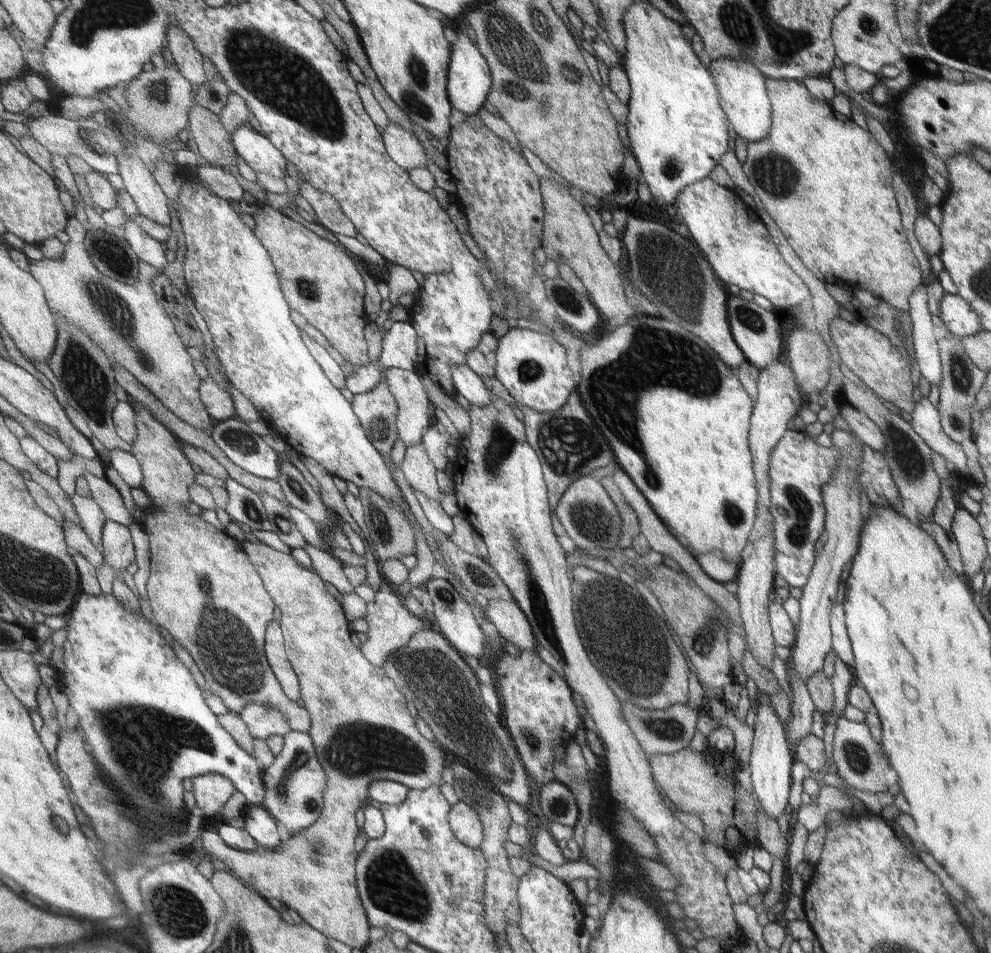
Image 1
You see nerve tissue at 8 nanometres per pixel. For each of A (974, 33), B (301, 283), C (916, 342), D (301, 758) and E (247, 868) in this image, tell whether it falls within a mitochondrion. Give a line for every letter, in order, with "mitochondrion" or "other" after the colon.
A: mitochondrion
B: mitochondrion
C: other
D: mitochondrion
E: other

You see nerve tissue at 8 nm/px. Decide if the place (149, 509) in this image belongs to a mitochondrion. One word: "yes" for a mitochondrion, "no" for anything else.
no

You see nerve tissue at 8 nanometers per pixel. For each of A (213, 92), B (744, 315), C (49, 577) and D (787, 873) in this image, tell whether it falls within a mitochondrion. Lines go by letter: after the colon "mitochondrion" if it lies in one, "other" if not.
A: mitochondrion
B: mitochondrion
C: mitochondrion
D: other

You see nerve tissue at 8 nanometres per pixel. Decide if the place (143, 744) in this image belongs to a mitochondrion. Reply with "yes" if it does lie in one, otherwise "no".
yes

